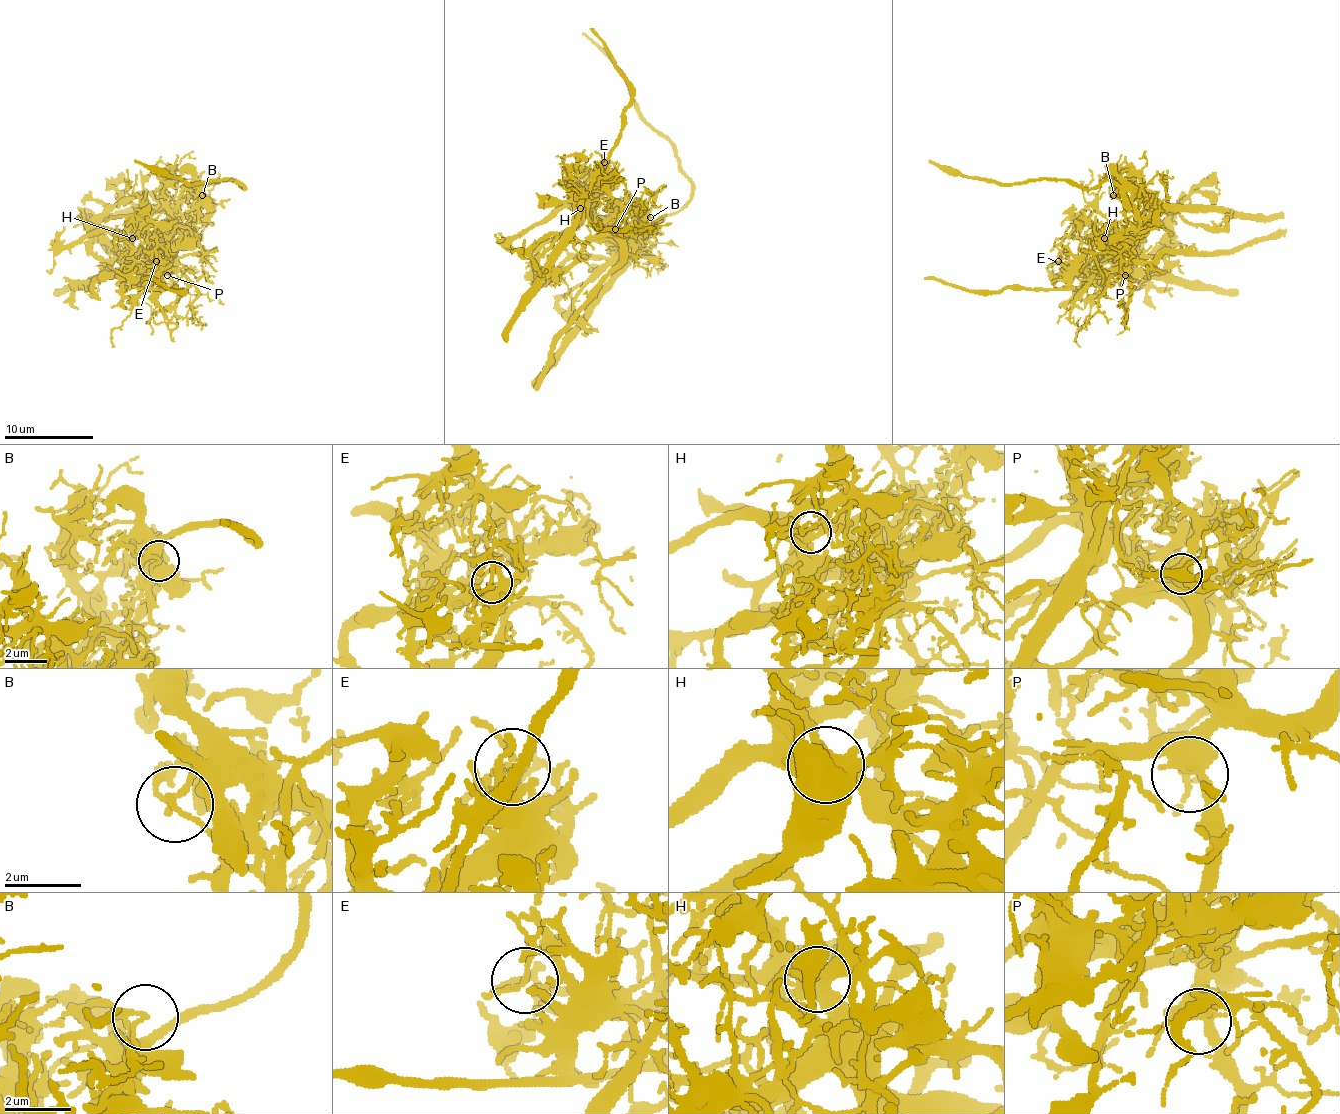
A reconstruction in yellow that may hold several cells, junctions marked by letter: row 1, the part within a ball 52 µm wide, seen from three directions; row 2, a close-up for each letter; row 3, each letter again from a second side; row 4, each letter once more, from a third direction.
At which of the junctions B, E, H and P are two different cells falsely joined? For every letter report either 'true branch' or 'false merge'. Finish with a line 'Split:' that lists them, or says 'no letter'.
B: false merge
E: true branch
H: false merge
P: true branch
Split: B, H

